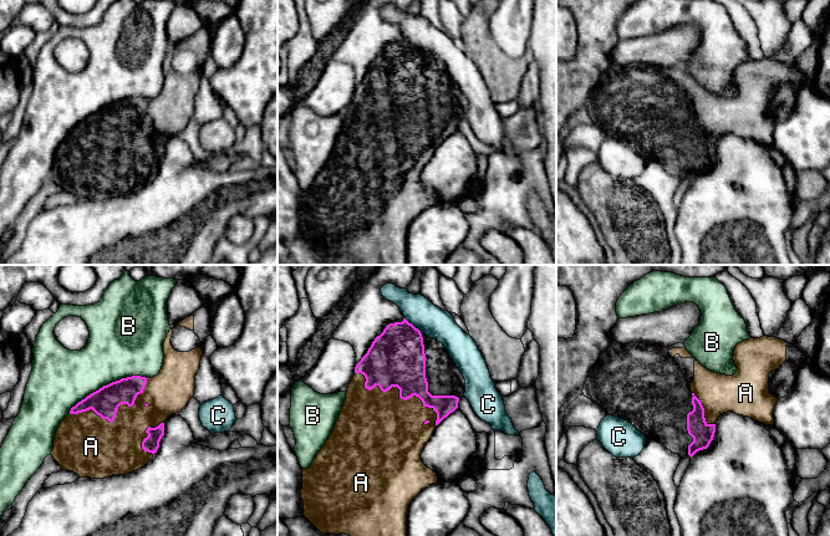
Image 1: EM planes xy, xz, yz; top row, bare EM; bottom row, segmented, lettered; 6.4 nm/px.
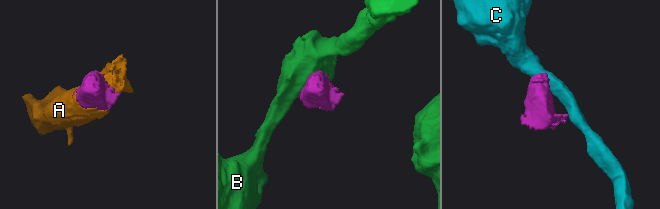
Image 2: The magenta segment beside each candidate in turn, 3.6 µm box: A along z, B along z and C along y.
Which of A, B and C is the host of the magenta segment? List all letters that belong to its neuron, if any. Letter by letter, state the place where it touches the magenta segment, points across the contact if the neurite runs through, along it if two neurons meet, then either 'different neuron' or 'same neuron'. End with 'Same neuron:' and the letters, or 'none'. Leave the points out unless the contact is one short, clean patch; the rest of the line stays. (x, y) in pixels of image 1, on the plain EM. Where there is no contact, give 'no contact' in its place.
A: contact xz (400, 113); same neuron
B: contact xy (107, 106); different neuron
C: contact xz (412, 46); border xz (405, 39), (421, 55); different neuron
Same neuron: A

